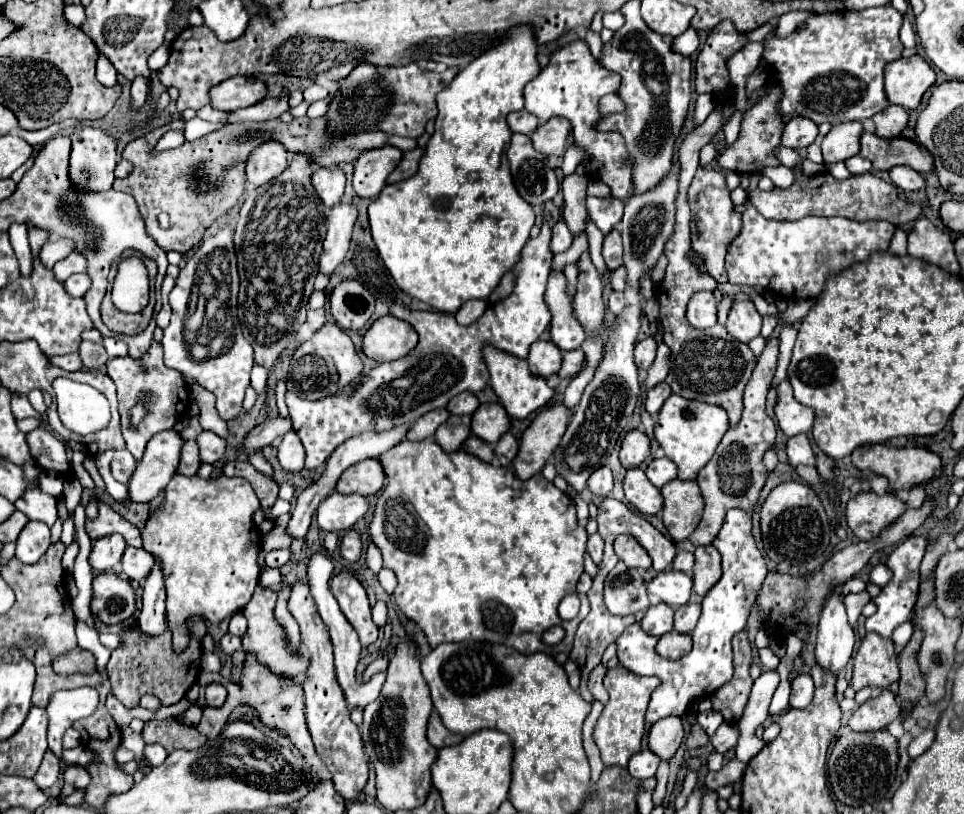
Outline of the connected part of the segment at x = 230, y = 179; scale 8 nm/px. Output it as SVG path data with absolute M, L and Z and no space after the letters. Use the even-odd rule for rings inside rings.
M293 118L293 122L285 124L281 120L267 120L267 122L237 122L227 124L199 140L185 142L175 150L165 150L159 154L151 154L157 140L177 128L179 120L173 120L161 128L145 132L143 136L131 140L125 150L123 158L133 162L133 172L127 178L117 178L113 188L121 192L129 192L139 212L145 220L147 234L163 248L163 250L177 250L181 254L189 252L203 240L203 232L223 216L243 194L243 166L247 162L249 152L259 146L261 142L269 142L271 138L281 142L287 150L321 150L325 138L325 118L309 120ZM159 214L167 214L171 218L169 228L159 226Z

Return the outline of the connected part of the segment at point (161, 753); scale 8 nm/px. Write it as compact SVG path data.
M150 744L145 746L144 755L151 766L159 766L165 761L168 753L160 744Z

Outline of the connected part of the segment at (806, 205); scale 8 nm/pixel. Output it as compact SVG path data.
M795 168L795 182L791 188L775 188L771 192L755 188L753 192L749 192L749 200L765 218L775 220L799 220L805 216L843 216L849 220L887 220L899 226L921 214L921 206L897 198L895 184L887 184L869 172L851 176L849 180L835 180L829 172L805 176L799 168Z

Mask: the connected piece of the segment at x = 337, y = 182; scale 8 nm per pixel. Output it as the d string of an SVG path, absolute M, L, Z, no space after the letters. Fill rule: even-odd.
M317 168L313 172L313 186L315 186L319 198L323 200L323 204L333 208L335 204L341 202L341 196L345 192L345 174L339 168L335 168L335 170Z

